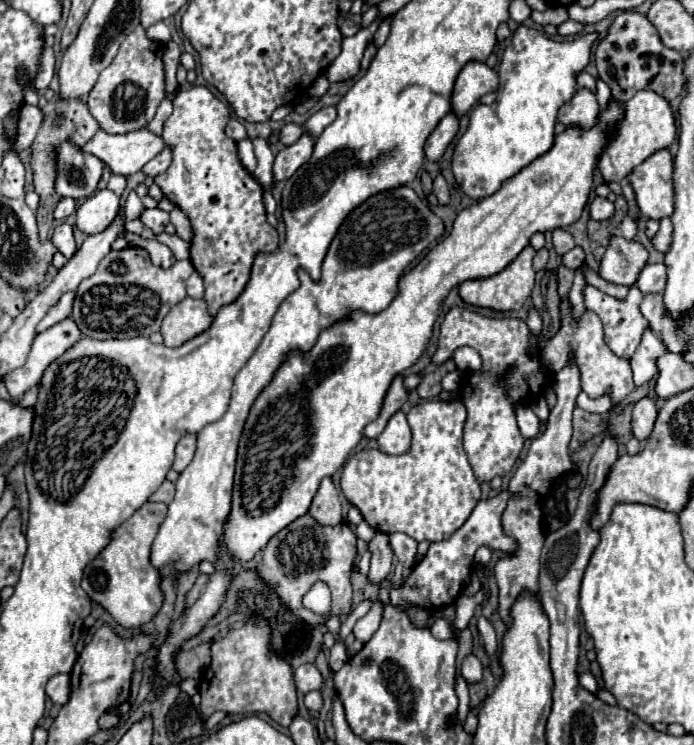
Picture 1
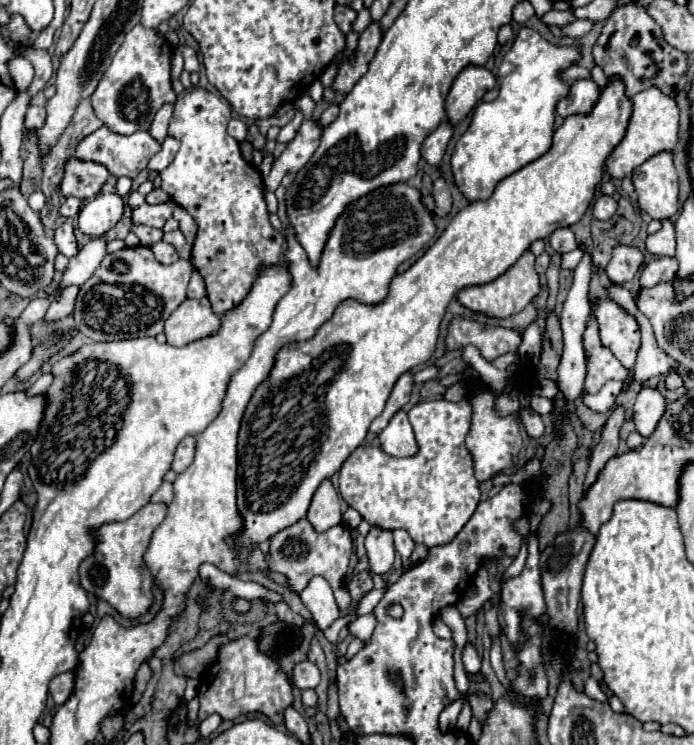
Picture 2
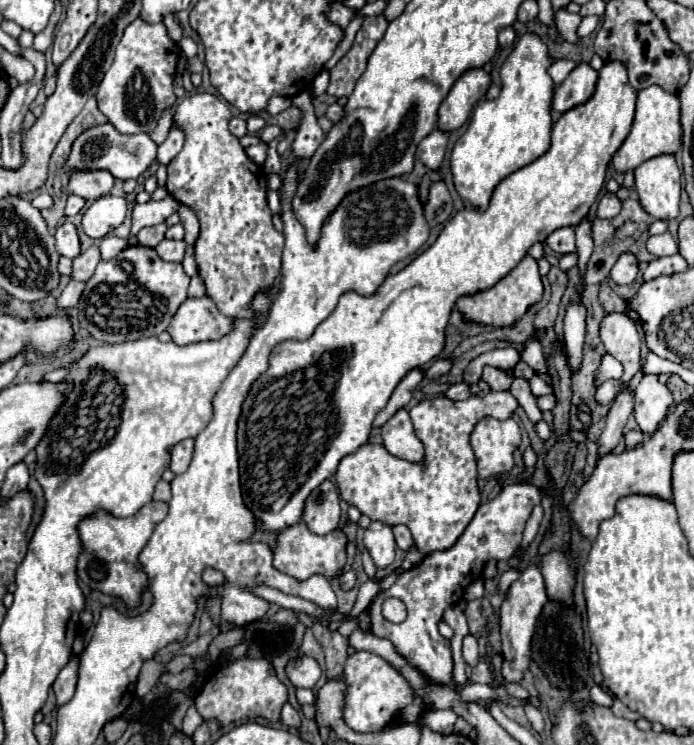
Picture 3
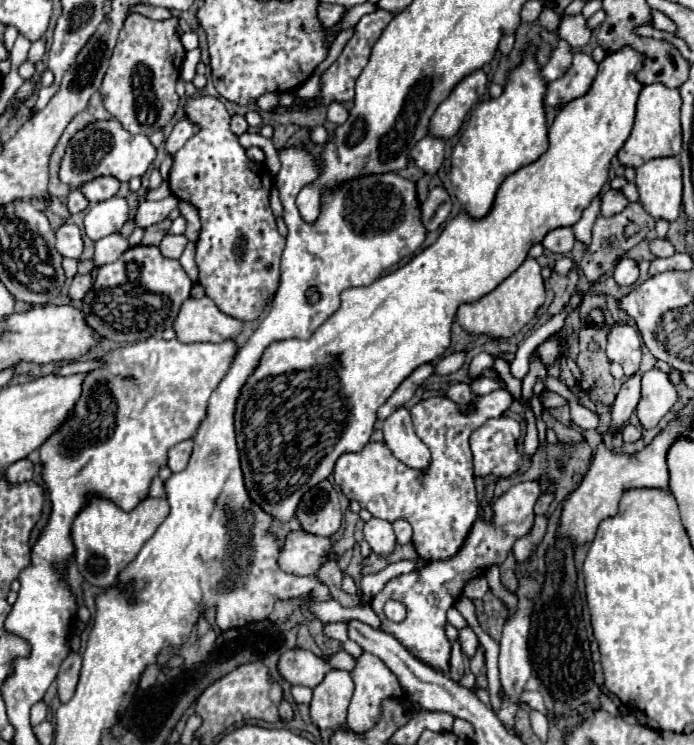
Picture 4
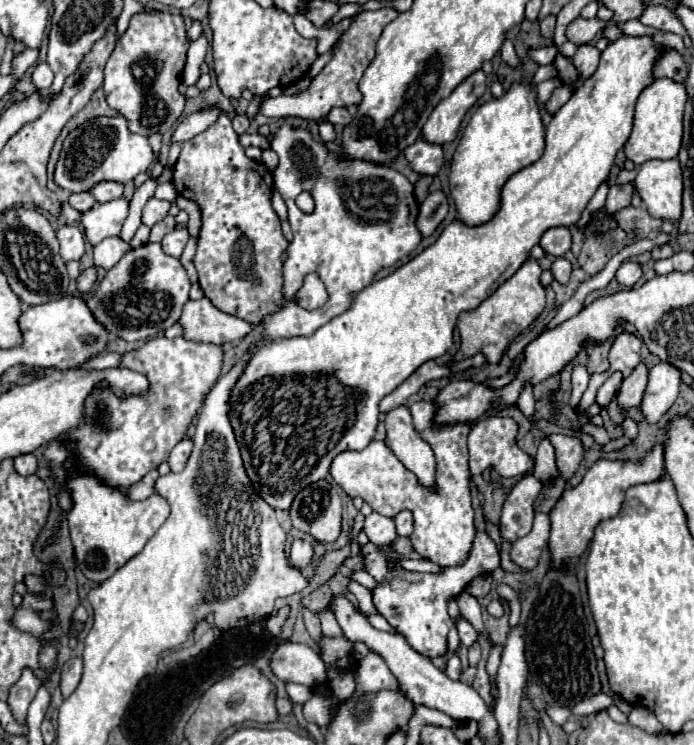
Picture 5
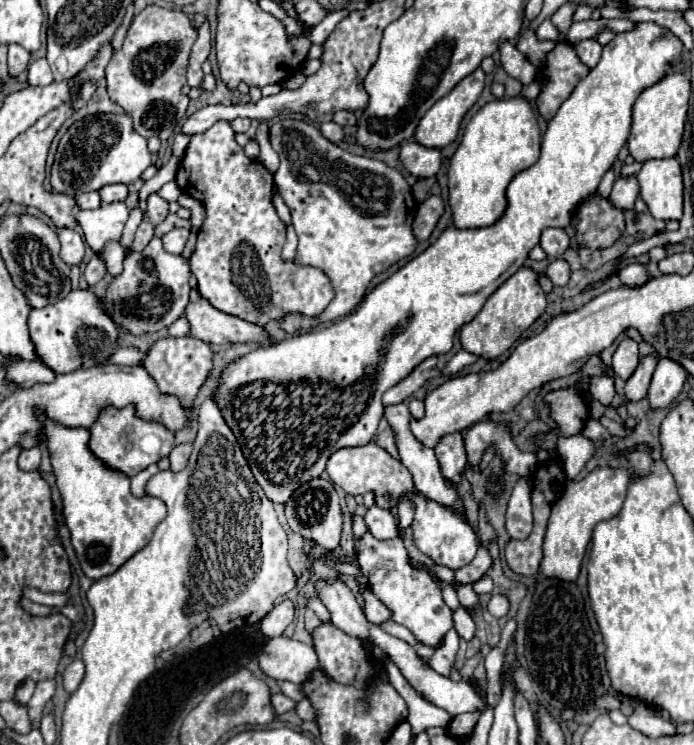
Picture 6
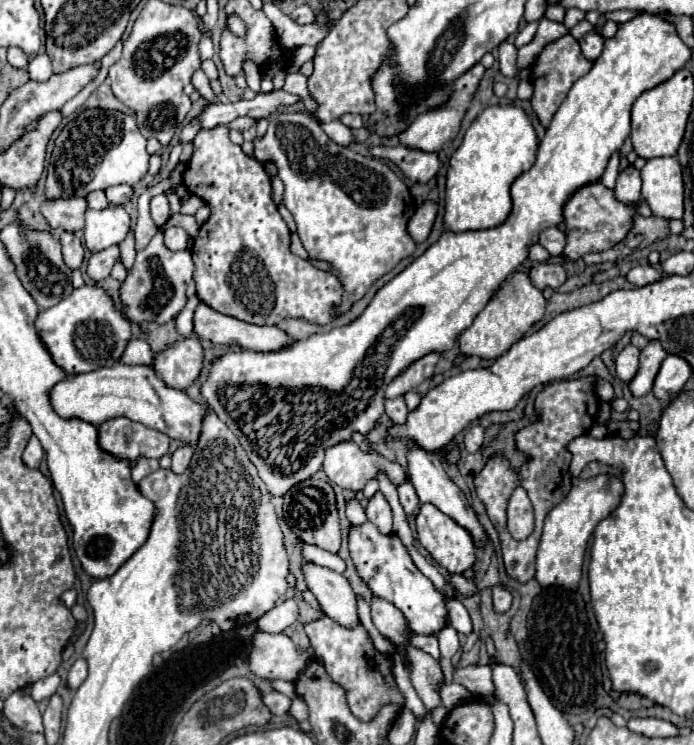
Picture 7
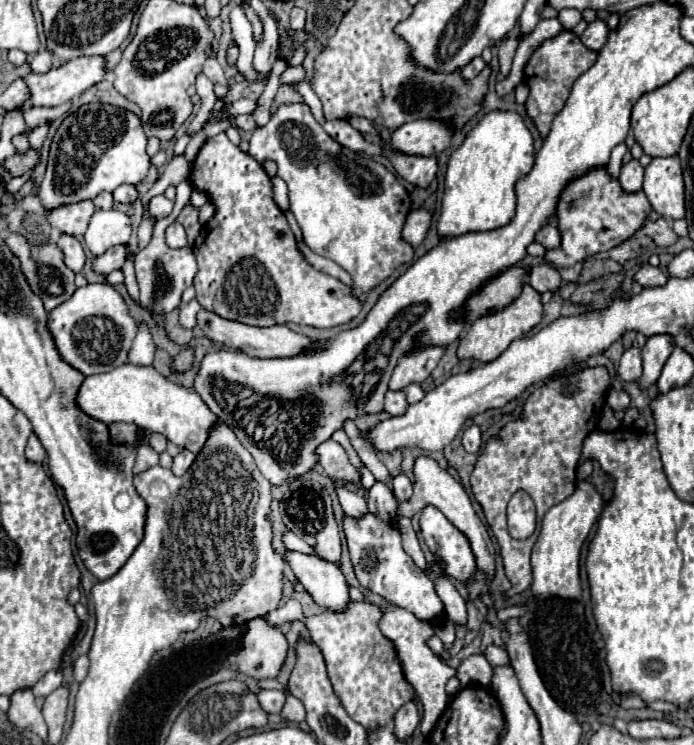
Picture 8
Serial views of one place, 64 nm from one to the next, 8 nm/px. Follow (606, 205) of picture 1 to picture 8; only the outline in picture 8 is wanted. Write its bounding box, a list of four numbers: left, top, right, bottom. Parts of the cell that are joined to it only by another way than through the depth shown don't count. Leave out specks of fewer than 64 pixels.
[618,158,644,192]

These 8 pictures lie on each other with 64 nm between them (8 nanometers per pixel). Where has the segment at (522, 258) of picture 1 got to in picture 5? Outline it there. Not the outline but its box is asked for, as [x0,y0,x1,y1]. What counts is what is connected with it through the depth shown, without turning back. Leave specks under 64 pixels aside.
[454,260,544,364]

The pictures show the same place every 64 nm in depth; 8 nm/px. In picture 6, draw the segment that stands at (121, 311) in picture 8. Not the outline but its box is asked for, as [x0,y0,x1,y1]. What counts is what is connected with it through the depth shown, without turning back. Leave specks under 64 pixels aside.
[28,288,122,374]

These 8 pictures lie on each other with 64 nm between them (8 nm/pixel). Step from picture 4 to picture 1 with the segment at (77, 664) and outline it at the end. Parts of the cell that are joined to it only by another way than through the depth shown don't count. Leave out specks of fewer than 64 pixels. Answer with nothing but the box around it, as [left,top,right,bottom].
[46,674,70,704]

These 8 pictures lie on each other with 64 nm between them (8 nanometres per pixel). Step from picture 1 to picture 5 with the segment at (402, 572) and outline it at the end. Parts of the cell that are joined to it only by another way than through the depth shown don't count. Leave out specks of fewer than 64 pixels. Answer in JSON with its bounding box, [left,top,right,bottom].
[394,510,412,536]

